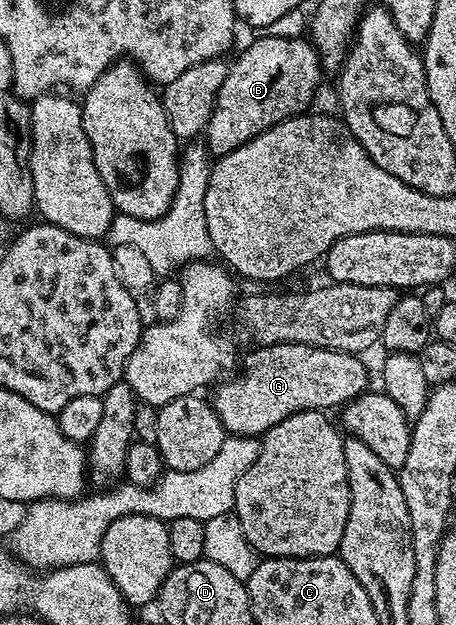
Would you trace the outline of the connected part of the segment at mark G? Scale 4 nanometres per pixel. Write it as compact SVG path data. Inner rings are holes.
M274 343L271 347L259 345L254 349L244 375L224 378L214 388L214 409L224 431L232 435L262 437L293 413L326 412L327 407L339 409L368 390L367 367L358 354L350 351L331 351L300 343Z

